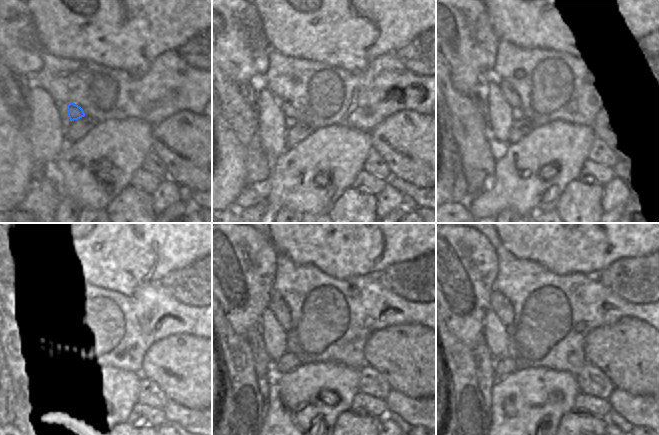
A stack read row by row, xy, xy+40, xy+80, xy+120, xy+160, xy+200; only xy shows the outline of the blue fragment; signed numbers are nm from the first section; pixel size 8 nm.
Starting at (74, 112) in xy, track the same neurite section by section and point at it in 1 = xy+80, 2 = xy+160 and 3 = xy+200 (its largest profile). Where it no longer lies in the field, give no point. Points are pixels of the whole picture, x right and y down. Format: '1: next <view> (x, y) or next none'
1: next xy+80 (510, 96)
2: next xy+160 (276, 304)
3: next xy+200 (500, 305)

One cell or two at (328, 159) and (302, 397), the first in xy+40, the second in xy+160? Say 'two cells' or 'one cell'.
one cell

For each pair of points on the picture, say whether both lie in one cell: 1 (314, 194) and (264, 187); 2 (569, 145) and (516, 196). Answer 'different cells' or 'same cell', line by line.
1: different cells
2: same cell

